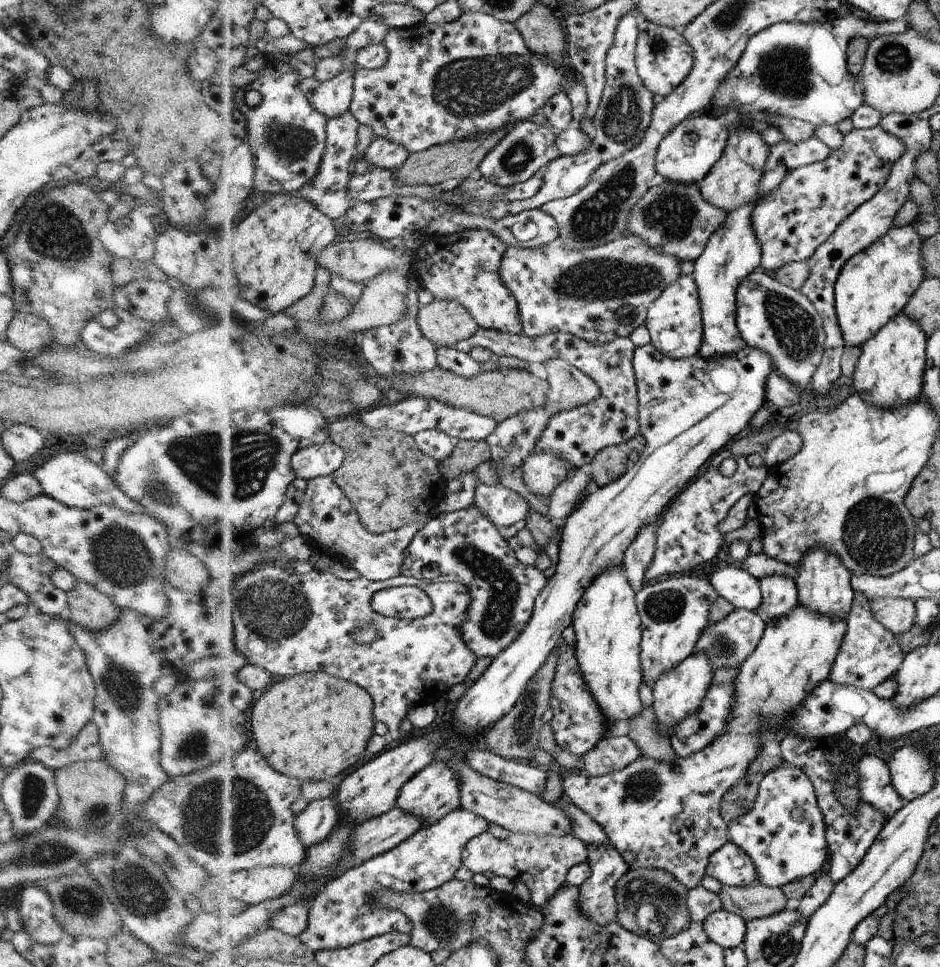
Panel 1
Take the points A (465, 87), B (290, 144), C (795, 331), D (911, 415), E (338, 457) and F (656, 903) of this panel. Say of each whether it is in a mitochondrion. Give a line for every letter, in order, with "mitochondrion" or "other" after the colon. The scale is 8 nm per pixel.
A: mitochondrion
B: mitochondrion
C: mitochondrion
D: other
E: other
F: mitochondrion

